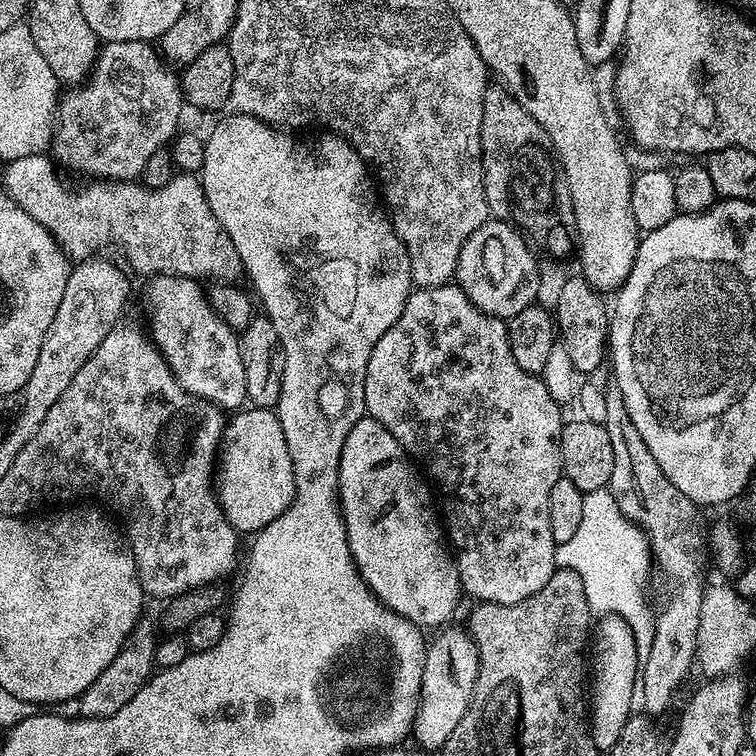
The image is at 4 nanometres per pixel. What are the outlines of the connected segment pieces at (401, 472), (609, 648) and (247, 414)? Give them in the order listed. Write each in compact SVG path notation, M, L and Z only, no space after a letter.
M365 415L346 434L340 459L340 513L344 516L346 538L360 576L366 586L390 610L402 614L421 629L439 629L447 625L460 604L462 589L441 517L432 509L433 493L407 452L395 438L370 415Z
M601 615L590 640L590 731L594 746L601 750L610 750L618 742L622 726L633 715L630 698L634 678L640 671L635 640L631 626L615 615Z
M245 407L237 411L236 416L224 425L224 439L218 453L218 467L214 472L216 499L224 511L224 517L237 533L255 534L261 532L274 518L278 518L294 502L296 483L294 482L294 462L290 462L290 449L286 447L286 438L282 434L282 422L278 422L271 408Z

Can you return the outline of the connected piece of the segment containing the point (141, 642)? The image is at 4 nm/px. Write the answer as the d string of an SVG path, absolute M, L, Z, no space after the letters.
M141 615L134 630L126 638L123 648L114 658L114 662L110 662L110 666L106 666L106 670L102 670L102 674L98 674L98 678L94 678L94 682L90 682L88 689L78 697L78 712L81 717L118 714L118 710L122 710L122 706L126 706L126 702L130 702L130 698L138 694L141 686L152 679L156 668L158 620L157 617L155 620L148 615Z

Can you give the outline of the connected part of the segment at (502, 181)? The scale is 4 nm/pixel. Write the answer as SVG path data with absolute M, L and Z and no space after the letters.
M489 83L482 98L482 158L484 159L484 193L489 213L497 220L503 220L521 233L528 244L537 253L545 252L548 256L560 260L563 256L573 255L576 248L576 215L574 202L570 198L570 186L566 174L556 159L550 138L522 106L508 93L503 84Z

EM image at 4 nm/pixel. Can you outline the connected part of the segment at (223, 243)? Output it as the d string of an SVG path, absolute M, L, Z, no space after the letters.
M35 155L18 158L3 165L3 188L8 196L30 218L34 218L52 237L59 242L65 256L73 261L91 260L103 248L117 248L124 255L123 263L133 273L151 278L154 276L209 276L212 282L236 282L241 279L244 264L238 258L238 250L234 250L234 242L230 242L230 234L214 218L214 210L210 210L210 202L206 202L204 188L200 184L199 175L176 174L166 186L158 189L145 188L140 182L88 182L85 188L75 192L64 185L62 177L56 173L57 165L47 155Z

